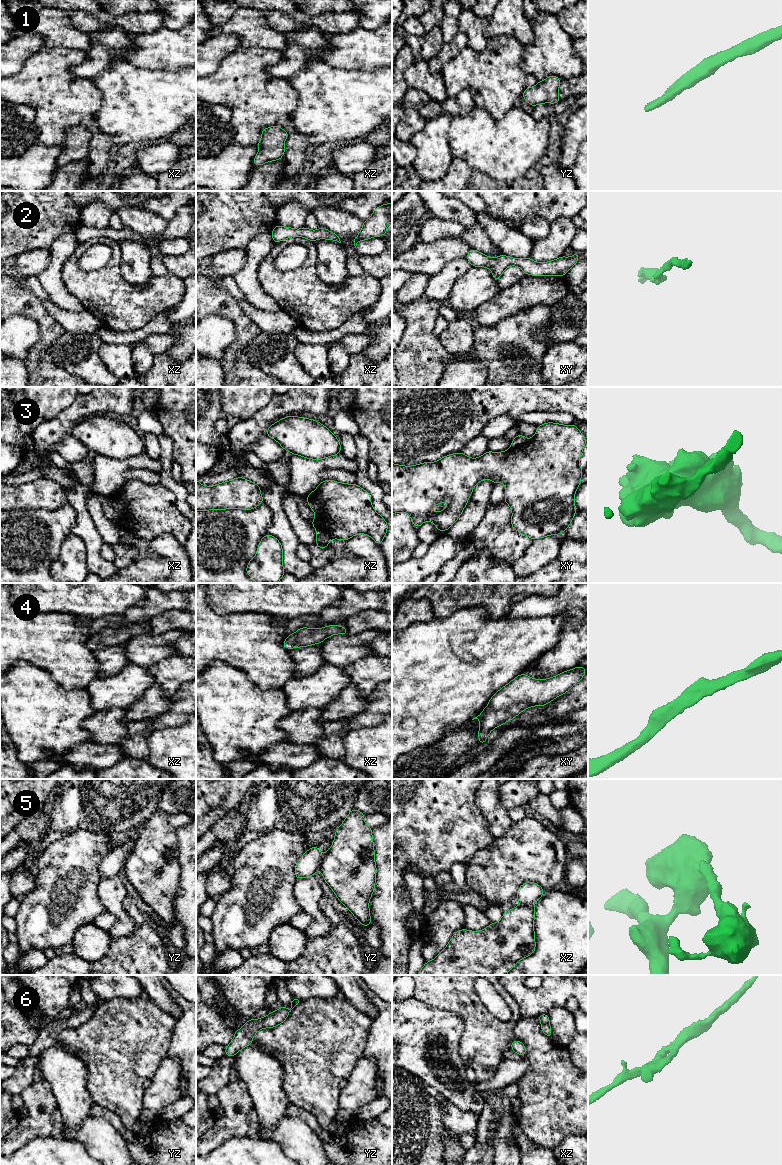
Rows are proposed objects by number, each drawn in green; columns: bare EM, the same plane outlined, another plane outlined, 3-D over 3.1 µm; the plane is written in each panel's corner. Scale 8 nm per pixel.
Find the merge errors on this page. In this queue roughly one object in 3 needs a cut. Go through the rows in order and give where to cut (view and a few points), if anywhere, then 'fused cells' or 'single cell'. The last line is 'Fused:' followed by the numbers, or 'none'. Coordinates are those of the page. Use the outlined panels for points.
1: no cut | single cell
2: no cut | single cell
3: xz (315, 527), (327, 529), (334, 537) | fused cells
4: no cut | single cell
5: yz (323, 855), (319, 867) | fused cells
6: no cut | single cell
Fused: 3, 5

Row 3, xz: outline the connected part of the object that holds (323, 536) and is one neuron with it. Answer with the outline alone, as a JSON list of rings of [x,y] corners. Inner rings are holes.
[[[315,528],[316,529],[316,539],[317,542],[315,543],[318,548],[325,549],[328,547],[329,542],[334,539],[332,532],[322,529],[322,528]]]

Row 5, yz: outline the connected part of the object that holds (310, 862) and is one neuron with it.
[[[317,844],[306,850],[295,866],[295,878],[302,879],[315,875],[322,860],[323,854],[319,851]]]

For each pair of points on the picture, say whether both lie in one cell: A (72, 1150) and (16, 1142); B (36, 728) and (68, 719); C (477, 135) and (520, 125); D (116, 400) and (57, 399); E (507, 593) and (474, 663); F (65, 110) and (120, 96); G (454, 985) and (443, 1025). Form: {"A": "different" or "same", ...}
{"A": "different", "B": "same", "C": "same", "D": "different", "E": "different", "F": "different", "G": "different"}

